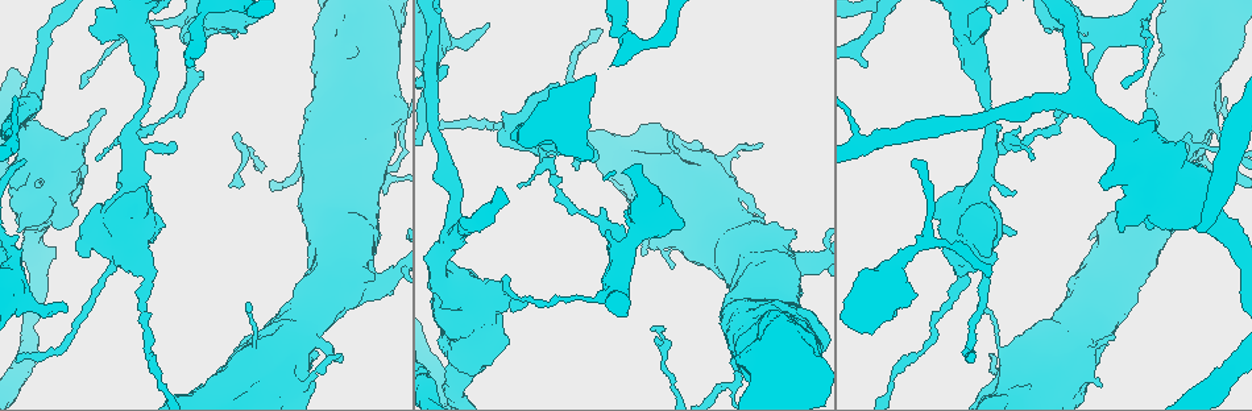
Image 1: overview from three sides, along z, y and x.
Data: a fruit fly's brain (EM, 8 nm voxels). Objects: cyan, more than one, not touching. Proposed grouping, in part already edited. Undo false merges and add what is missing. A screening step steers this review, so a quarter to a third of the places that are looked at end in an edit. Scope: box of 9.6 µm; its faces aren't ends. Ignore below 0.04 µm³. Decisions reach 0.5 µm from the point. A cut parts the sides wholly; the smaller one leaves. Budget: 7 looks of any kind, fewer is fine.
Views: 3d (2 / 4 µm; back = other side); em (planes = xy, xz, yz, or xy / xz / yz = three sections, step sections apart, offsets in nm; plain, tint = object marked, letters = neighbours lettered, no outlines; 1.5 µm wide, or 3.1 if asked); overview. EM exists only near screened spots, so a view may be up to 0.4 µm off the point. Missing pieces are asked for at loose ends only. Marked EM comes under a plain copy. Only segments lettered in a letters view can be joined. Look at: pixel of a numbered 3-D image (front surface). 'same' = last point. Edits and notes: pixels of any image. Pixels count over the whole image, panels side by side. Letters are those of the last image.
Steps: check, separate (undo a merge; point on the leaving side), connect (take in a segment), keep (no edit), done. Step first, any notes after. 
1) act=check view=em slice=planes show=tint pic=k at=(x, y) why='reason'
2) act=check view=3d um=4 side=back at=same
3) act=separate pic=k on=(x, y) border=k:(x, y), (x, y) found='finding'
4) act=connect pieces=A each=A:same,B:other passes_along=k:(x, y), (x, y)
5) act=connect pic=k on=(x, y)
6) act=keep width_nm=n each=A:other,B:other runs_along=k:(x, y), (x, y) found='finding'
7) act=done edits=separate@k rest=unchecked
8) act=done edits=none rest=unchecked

act=check view=3d um=2 pic=1 at=(912, 163) why='tapers out'

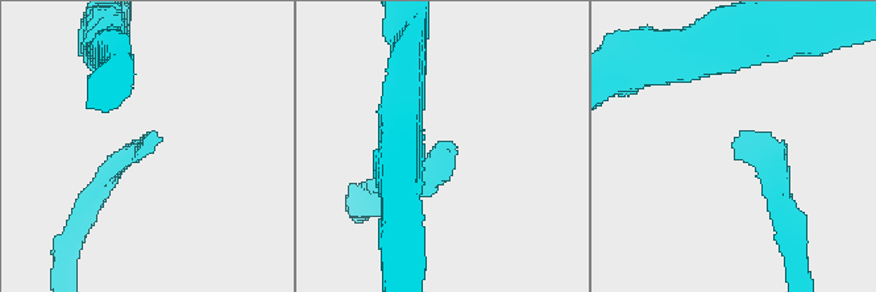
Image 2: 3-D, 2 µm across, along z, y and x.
act=check view=em slice=xz step=4 show=letters pic=2 at=(156, 137)

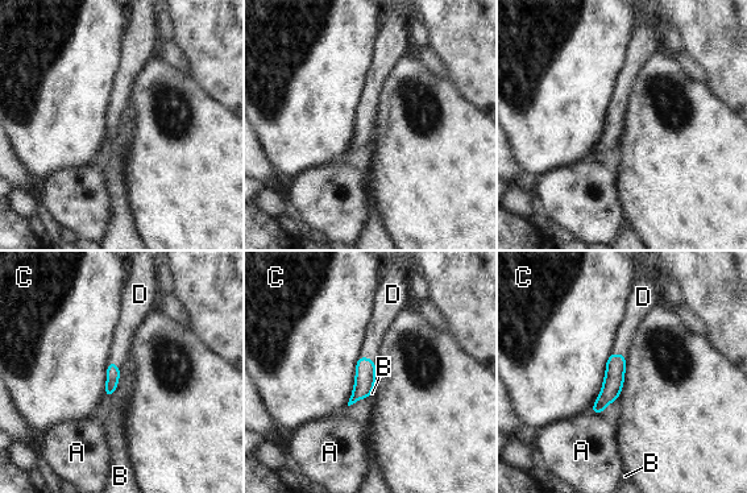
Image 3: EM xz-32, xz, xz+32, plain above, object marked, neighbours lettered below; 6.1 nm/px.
act=connect pieces=D each=A:other,B:other,C:other,D:same found='the neuron continues'

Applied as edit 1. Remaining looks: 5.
act=check view=em slice=xz step=4 show=tint pic=1 at=(990, 138) why='a narrow waist'

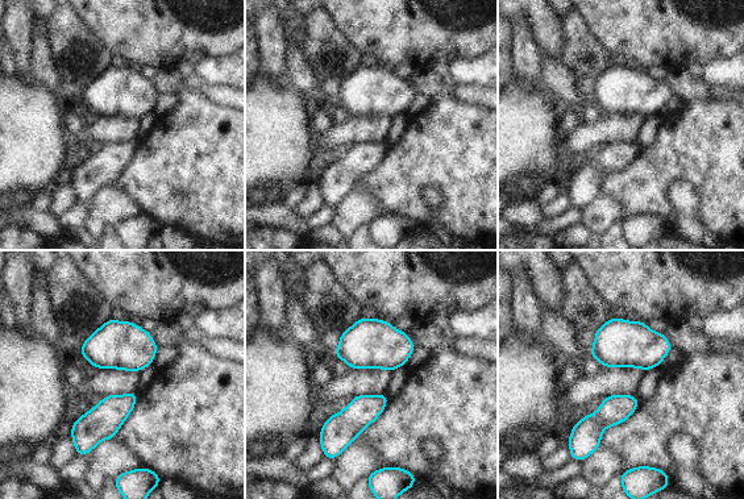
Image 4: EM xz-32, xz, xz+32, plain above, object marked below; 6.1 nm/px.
act=check view=em slice=planes show=letters at=same why='cut it another way'

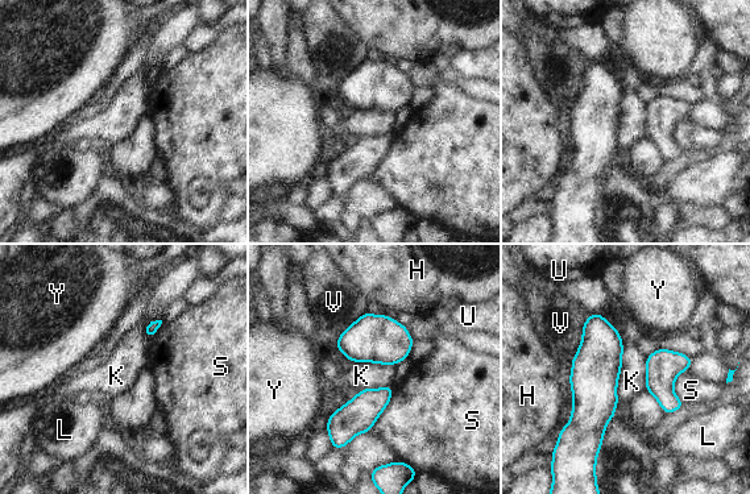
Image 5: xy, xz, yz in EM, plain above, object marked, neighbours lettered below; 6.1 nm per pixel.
act=keep each=H:other,K:other,L:other,S:other,U:other,V:other,Y:other border=5:(622, 341), (618, 402) found='continuous, no second neuron'

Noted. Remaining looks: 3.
act=check view=em slice=planes show=letters pic=1 at=(734, 384)

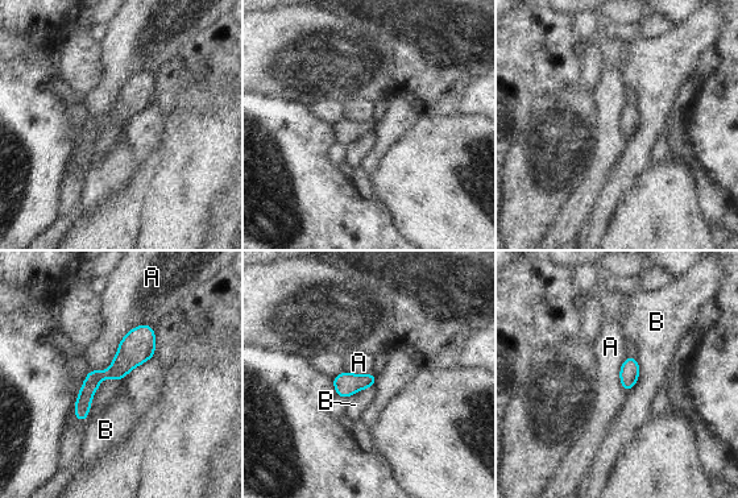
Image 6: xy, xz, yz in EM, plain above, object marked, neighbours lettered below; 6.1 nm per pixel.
act=keep each=A:other,B:other border=6:(152, 327), (91, 369) found='all the same neuron'

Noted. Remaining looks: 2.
act=done edits=connect@3 rest=unchecked

